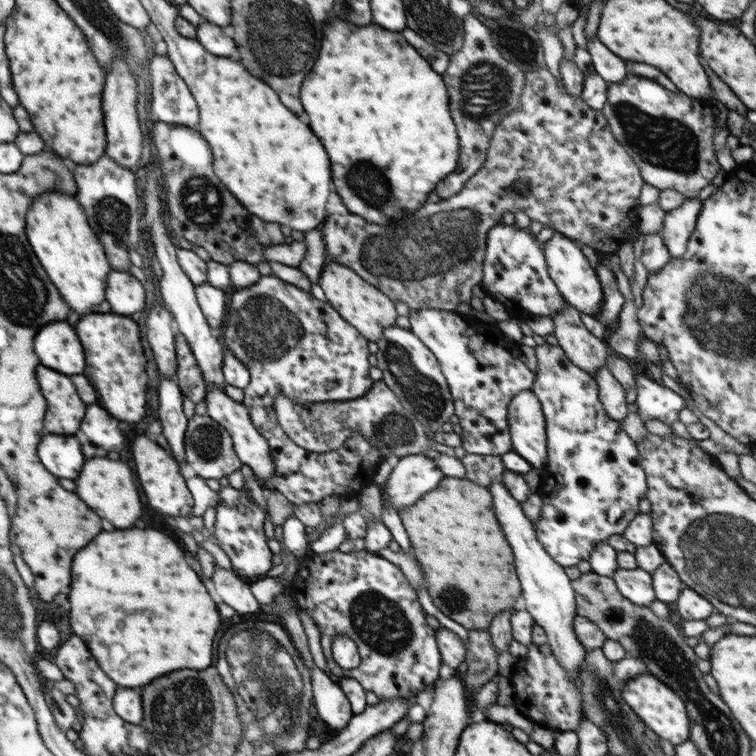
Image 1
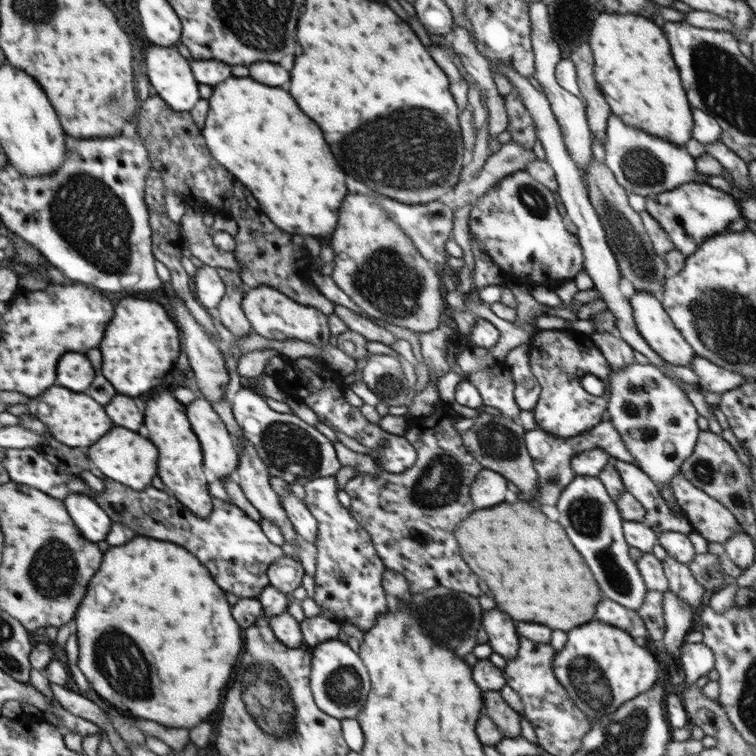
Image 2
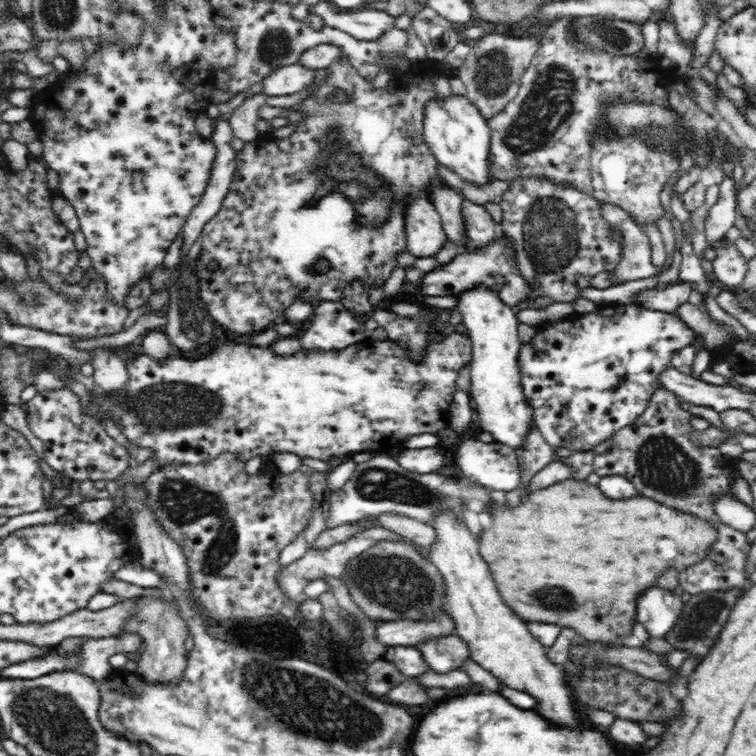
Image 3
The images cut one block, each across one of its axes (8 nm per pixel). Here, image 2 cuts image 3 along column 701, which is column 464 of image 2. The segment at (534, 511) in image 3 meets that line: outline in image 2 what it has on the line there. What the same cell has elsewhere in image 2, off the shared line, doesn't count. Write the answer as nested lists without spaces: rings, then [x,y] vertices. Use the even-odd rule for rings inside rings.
[[[526,502],[514,504],[498,504],[494,508],[476,510],[468,518],[464,518],[454,531],[460,554],[466,564],[478,574],[492,590],[498,608],[510,614],[516,622],[538,622],[552,630],[572,630],[580,624],[586,624],[594,616],[594,606],[600,600],[598,584],[584,564],[582,556],[574,550],[572,542],[564,534],[558,522],[548,520],[544,514],[534,510]]]

